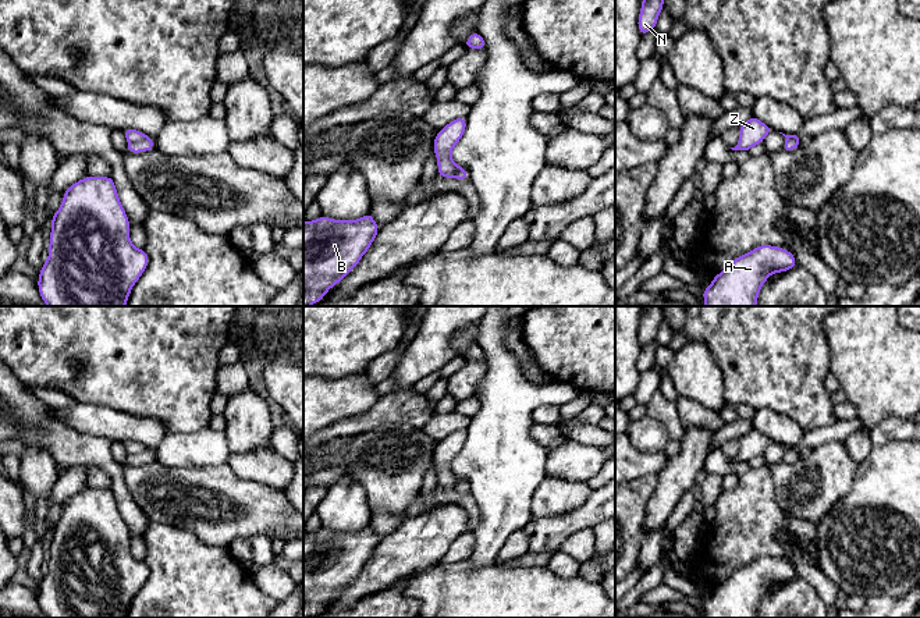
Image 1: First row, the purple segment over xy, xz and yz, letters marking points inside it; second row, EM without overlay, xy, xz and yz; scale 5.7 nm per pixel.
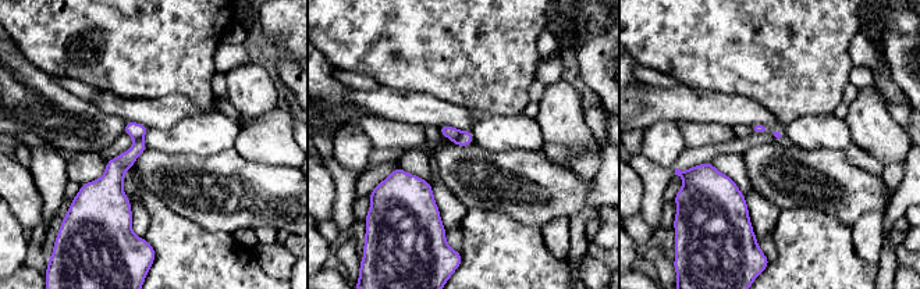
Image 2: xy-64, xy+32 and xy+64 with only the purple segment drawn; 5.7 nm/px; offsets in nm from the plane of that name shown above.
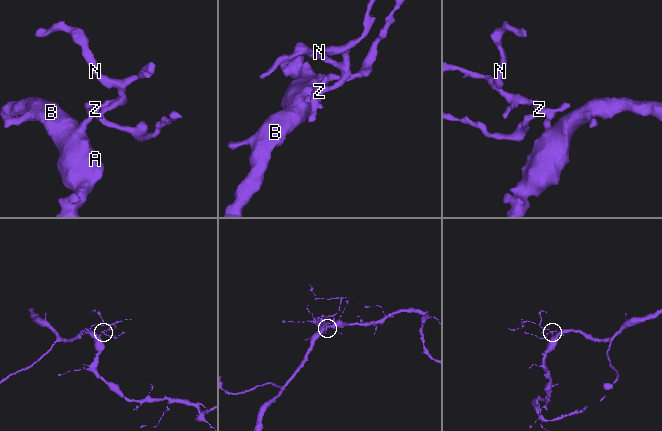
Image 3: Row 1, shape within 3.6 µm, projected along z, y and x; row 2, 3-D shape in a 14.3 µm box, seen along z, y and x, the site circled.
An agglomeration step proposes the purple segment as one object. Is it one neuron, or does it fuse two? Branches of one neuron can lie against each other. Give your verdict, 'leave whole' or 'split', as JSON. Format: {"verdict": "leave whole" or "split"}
{"verdict": "split"}

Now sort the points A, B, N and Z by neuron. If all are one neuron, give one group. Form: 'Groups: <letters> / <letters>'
Groups: A B / N Z

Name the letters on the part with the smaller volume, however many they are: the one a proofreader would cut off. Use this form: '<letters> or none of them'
N, Z

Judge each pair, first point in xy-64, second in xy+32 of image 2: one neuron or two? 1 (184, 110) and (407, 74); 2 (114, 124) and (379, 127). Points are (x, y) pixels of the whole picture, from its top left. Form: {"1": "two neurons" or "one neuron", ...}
{"1": "two neurons", "2": "one neuron"}

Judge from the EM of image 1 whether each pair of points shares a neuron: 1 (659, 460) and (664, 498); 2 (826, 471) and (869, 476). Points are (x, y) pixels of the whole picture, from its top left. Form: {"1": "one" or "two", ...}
{"1": "two", "2": "two"}

